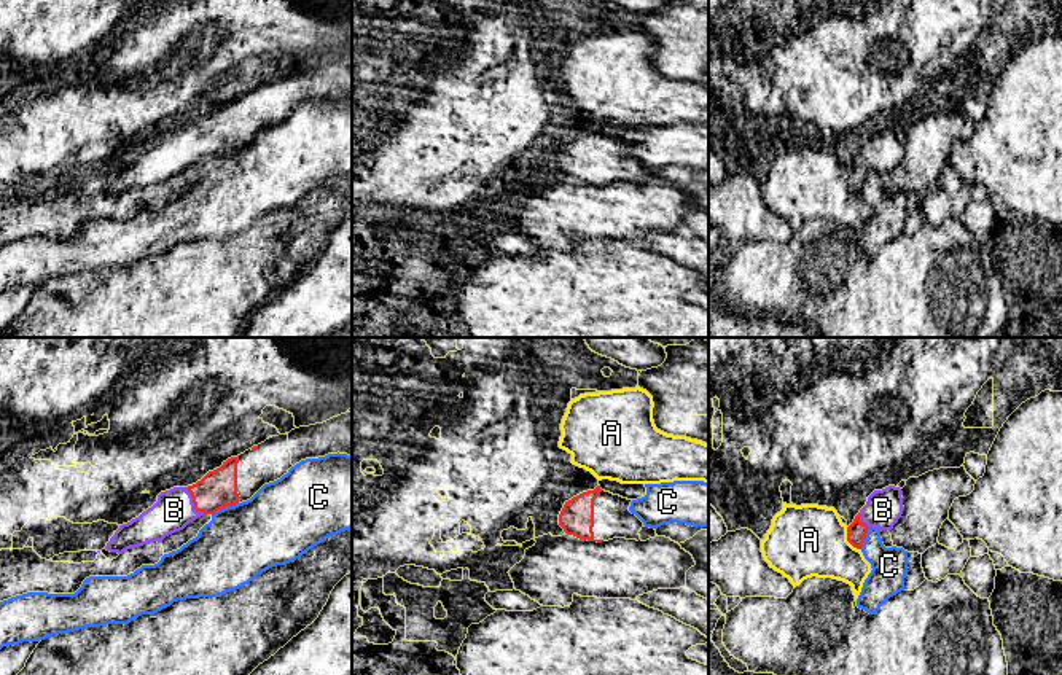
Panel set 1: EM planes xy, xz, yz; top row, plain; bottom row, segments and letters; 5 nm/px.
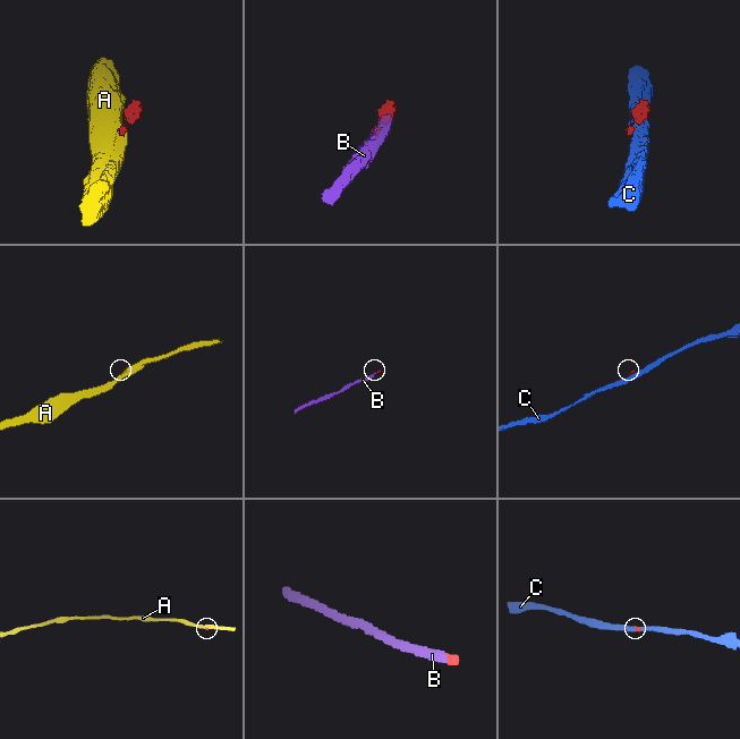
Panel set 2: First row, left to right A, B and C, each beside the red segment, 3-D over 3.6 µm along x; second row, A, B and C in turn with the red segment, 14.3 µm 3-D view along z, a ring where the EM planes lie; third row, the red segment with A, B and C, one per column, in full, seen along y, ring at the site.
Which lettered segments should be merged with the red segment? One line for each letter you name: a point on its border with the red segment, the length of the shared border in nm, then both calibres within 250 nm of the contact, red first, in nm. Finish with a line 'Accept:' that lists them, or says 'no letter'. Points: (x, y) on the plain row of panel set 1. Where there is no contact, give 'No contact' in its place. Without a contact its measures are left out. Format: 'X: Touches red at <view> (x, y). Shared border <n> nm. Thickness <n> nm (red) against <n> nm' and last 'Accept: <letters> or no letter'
B: Touches red at xy (193, 145). Shared border 170 nm. Thickness 190 nm (red) against 200 nm
Accept: B

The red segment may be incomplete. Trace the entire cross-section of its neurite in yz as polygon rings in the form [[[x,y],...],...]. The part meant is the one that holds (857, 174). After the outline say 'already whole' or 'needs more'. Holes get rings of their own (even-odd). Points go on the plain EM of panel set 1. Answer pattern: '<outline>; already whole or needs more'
[[[888,129],[882,134],[874,134],[853,166],[847,170],[847,185],[853,191],[861,193],[869,170],[876,170],[879,175],[890,175],[901,161],[903,153],[900,131]]]; needs more

